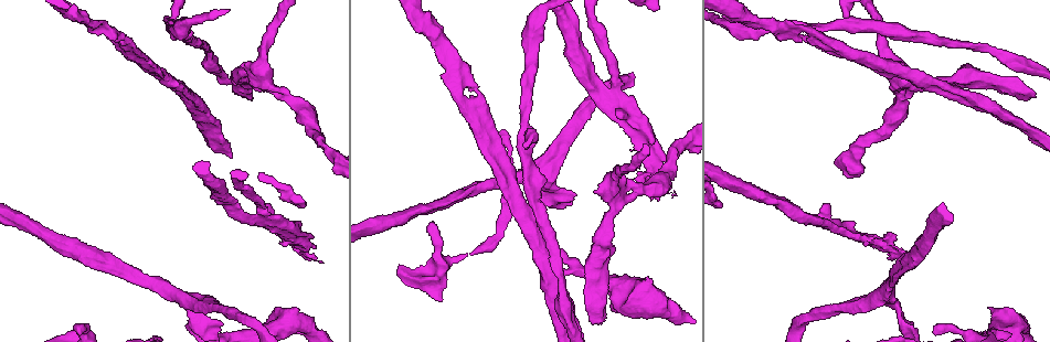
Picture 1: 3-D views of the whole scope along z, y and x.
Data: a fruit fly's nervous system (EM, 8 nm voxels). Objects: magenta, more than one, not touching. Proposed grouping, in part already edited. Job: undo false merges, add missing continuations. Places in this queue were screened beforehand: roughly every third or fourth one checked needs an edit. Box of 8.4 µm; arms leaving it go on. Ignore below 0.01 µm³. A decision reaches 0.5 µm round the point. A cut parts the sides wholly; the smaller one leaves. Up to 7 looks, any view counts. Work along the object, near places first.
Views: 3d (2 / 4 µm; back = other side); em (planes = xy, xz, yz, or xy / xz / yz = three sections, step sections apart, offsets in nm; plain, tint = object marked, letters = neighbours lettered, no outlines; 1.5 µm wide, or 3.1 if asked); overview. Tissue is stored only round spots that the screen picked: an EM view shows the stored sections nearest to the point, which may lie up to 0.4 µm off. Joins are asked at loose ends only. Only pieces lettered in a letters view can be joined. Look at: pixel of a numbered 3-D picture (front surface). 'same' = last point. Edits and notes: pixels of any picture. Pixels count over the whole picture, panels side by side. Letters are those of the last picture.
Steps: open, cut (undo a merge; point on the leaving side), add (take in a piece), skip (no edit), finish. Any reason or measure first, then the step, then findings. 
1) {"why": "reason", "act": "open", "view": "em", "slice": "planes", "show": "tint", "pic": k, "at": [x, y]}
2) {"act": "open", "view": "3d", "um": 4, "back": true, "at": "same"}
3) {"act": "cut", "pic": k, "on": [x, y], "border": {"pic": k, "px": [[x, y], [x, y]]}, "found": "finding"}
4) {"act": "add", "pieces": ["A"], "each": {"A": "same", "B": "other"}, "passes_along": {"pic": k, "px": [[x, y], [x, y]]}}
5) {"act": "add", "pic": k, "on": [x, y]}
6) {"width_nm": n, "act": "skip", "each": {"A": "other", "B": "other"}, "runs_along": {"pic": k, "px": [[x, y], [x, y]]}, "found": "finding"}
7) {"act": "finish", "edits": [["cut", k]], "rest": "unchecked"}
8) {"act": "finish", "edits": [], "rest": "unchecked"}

{"why": "an open end", "act": "open", "view": "em", "slice": "yz", "step": 8, "show": "letters", "pic": 1, "at": [300, 205]}

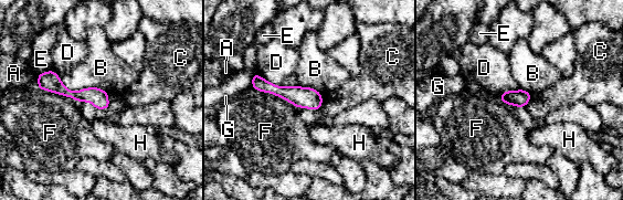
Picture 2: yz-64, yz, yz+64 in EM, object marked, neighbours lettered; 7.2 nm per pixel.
{"width_nm": 130, "act": "skip", "each": {"A": "other", "B": "other", "C": "other", "D": "other", "E": "other", "F": "other", "G": "other", "H": "other"}, "runs_along": {"pic": 2, "px": [[40, 76], [106, 105]]}, "found": "none of them fits"}

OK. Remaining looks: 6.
{"why": "a narrow waist", "act": "open", "view": "em", "slice": "planes", "show": "tint", "pic": 1, "at": [858, 147]}

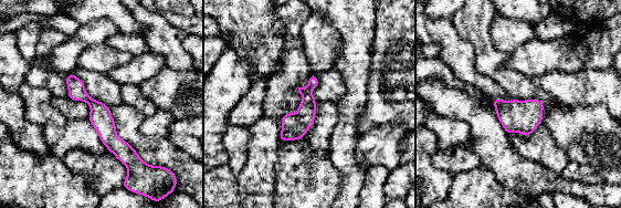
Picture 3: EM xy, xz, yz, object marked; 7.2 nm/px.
{"why": "see the neighbours", "act": "open", "view": "em", "slice": "planes", "show": "letters", "at": "same"}

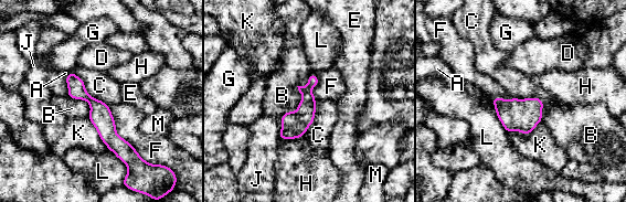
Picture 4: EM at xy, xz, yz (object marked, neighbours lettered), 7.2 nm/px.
{"act": "skip", "each": {"A": "other", "B": "other", "C": "other", "D": "other", "E": "other", "F": "other", "G": "other", "H": "other", "J": "other", "K": "other", "L": "other", "M": "other"}, "border": {"pic": 4, "px": [[72, 71], [91, 96], [108, 105]]}, "found": "continuous, no second neuron"}

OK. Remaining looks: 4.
{"act": "open", "view": "3d", "um": 2, "back": true, "pic": 1, "at": [846, 27]}

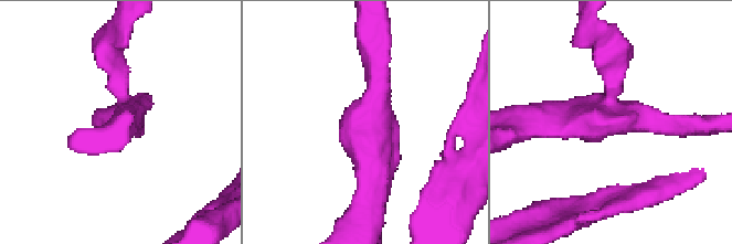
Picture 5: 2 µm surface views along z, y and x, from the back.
{"act": "open", "view": "em", "slice": "planes", "show": "letters", "pic": 5, "at": [370, 122]}

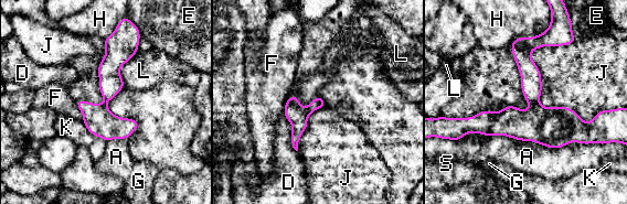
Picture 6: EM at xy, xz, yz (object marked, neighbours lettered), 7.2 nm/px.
{"width_nm": 110, "act": "skip", "each": {"A": "other", "D": "other", "E": "other", "F": "other", "G": "other", "H": "other", "J": "other", "K": "other", "L": "other", "S": "other"}, "runs_along": {"pic": 6, "px": [[546, 35], [527, 52], [531, 108], [473, 130]]}, "found": "all the same neuron"}

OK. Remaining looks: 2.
{"act": "finish", "edits": [], "rest": "unchecked"}

